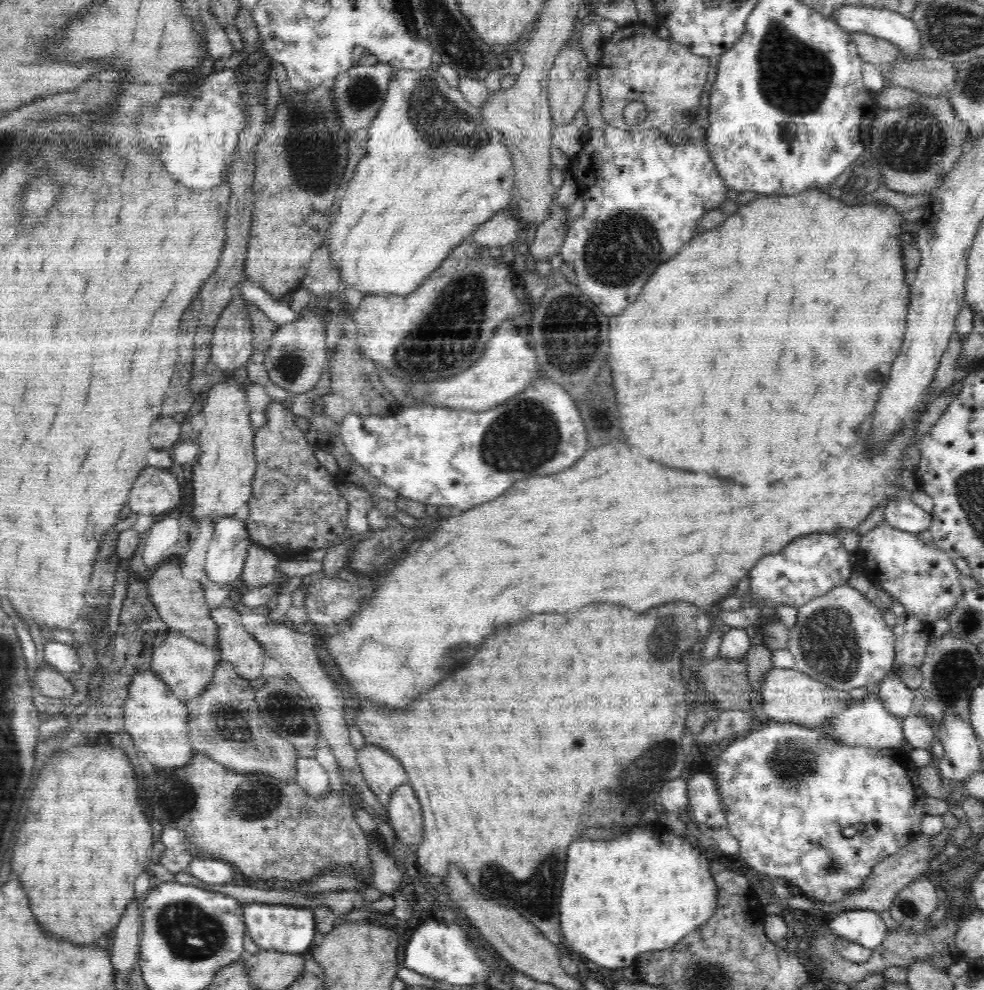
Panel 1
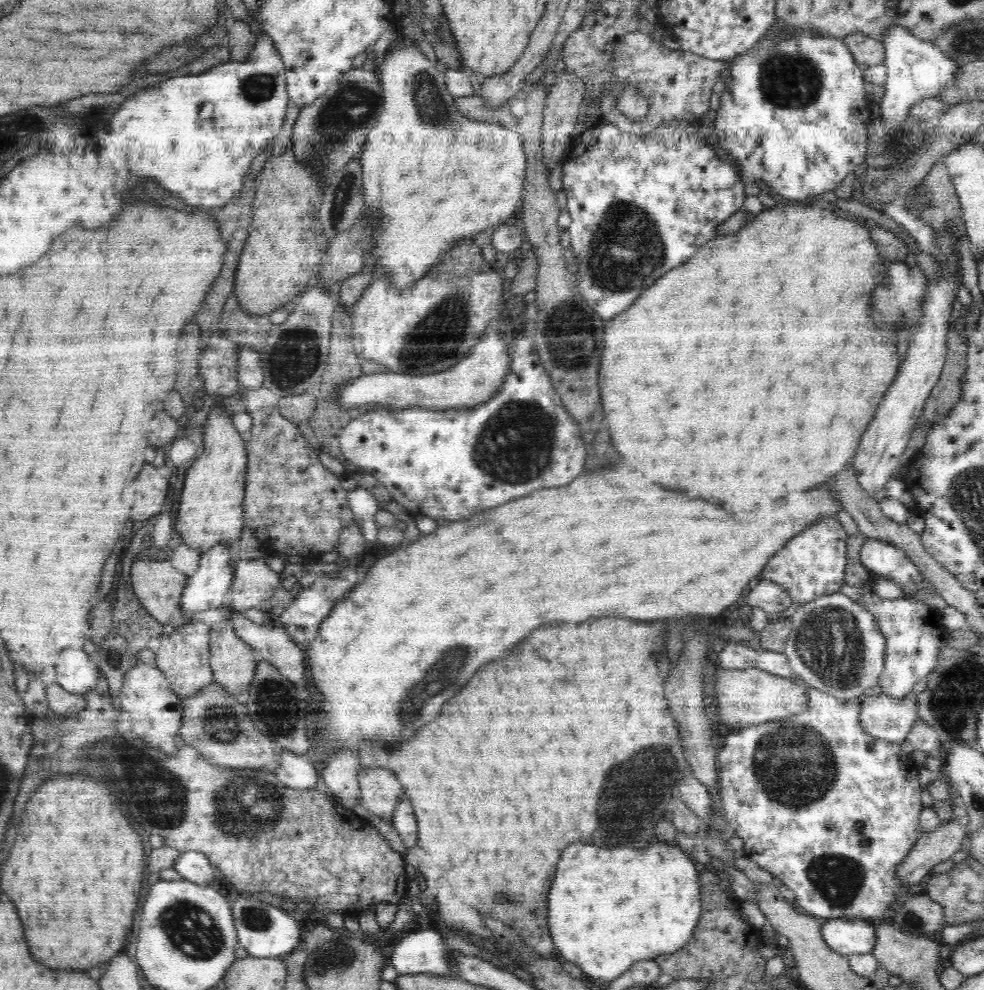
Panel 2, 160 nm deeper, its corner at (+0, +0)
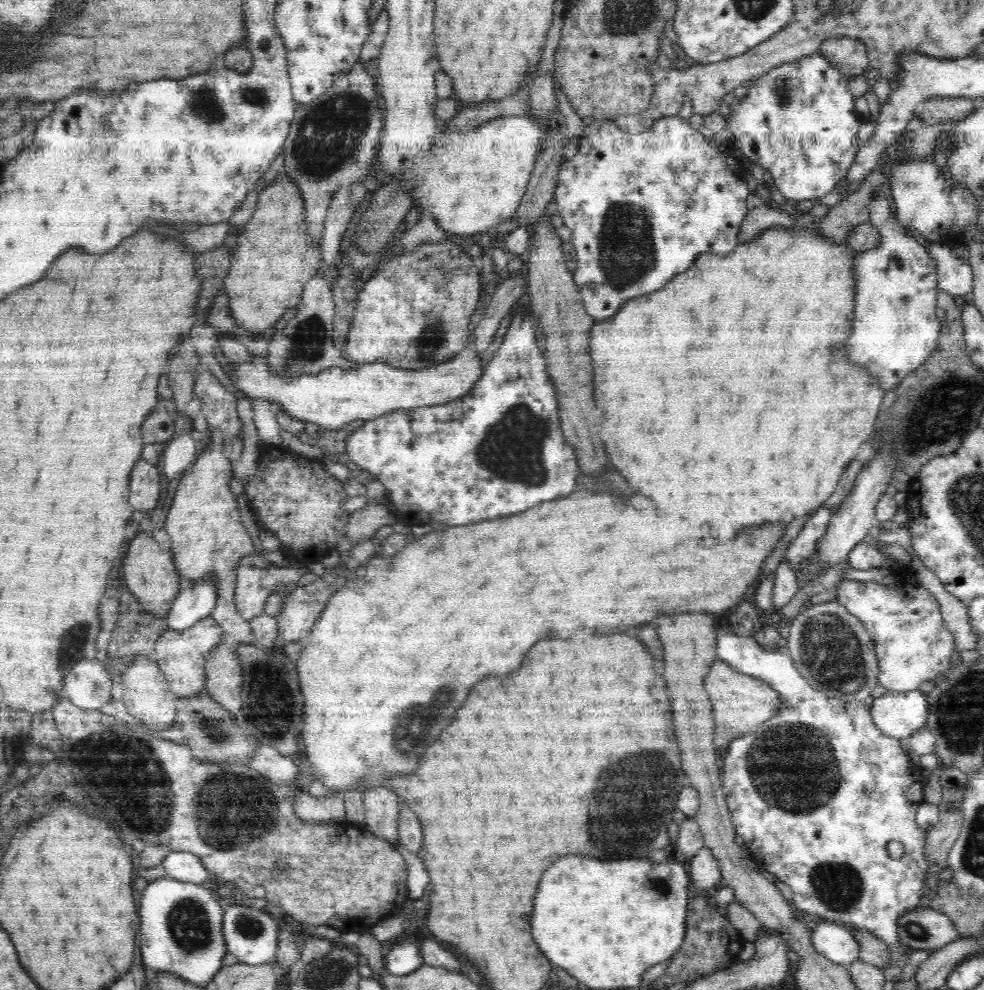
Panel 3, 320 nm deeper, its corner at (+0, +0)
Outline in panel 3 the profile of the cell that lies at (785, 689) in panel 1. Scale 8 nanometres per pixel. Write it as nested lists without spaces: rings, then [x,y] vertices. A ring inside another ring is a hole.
[[[716,660],[705,676],[705,689],[712,705],[716,726],[716,752],[746,733],[753,733],[759,724],[772,718],[779,709],[781,696],[768,683],[734,670],[728,663]]]

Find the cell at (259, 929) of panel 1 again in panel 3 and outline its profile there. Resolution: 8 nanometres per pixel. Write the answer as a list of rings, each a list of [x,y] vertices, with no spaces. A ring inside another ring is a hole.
[[[239,900],[224,905],[222,934],[227,952],[234,954],[238,962],[256,966],[273,962],[279,941],[280,926],[262,908],[240,905]]]

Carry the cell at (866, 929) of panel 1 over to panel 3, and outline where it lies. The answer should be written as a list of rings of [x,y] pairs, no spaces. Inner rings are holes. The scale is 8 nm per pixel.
[[[820,923],[811,938],[815,951],[835,964],[849,965],[859,958],[859,942],[853,937],[851,927],[842,923]]]

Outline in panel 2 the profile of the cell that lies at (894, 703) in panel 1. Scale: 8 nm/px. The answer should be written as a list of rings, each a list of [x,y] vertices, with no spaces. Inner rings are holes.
[[[873,583],[860,585],[862,597],[857,602],[877,620],[885,638],[884,668],[877,686],[890,697],[913,696],[916,682],[940,666],[940,648],[947,644],[947,631],[941,624],[940,615],[926,603],[912,597],[882,599],[872,587]]]

